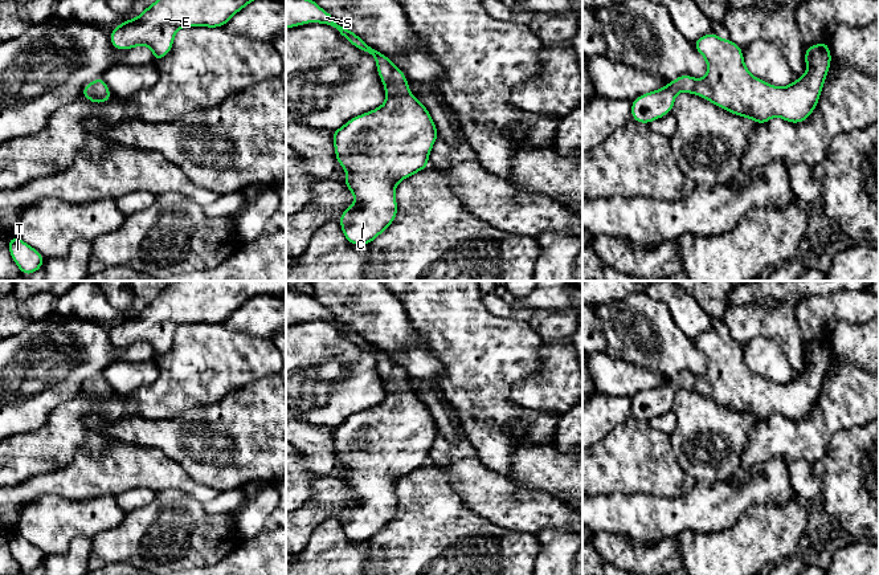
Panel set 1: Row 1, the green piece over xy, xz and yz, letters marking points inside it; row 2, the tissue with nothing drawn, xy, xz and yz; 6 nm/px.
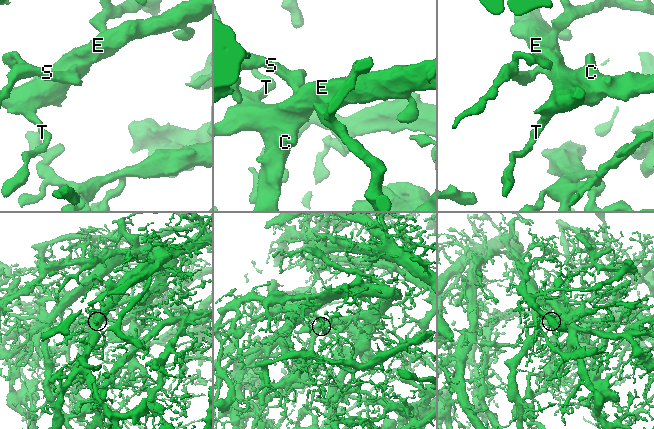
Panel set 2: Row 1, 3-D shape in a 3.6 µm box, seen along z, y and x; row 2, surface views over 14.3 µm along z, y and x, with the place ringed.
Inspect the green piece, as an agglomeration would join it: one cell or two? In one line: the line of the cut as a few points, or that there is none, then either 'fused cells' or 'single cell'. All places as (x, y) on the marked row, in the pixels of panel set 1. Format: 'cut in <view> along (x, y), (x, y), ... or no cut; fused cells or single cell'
no cut; single cell

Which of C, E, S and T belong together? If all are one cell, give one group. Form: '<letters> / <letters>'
C E S T

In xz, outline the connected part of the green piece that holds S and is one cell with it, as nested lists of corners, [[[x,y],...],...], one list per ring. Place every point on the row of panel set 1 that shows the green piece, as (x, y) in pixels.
[[[286,0],[286,28],[307,23],[331,25],[356,49],[373,56],[377,74],[384,83],[387,99],[383,106],[353,117],[332,131],[335,156],[348,174],[342,183],[355,195],[355,203],[343,211],[339,224],[349,244],[371,244],[397,216],[396,185],[429,166],[428,158],[438,131],[429,110],[410,94],[405,73],[393,61],[365,44],[355,32],[338,24],[332,15],[322,9],[315,0]]]

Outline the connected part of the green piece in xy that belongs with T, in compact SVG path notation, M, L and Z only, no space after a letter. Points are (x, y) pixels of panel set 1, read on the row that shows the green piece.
M17 235L8 240L9 253L20 272L29 276L42 268L44 257Z

